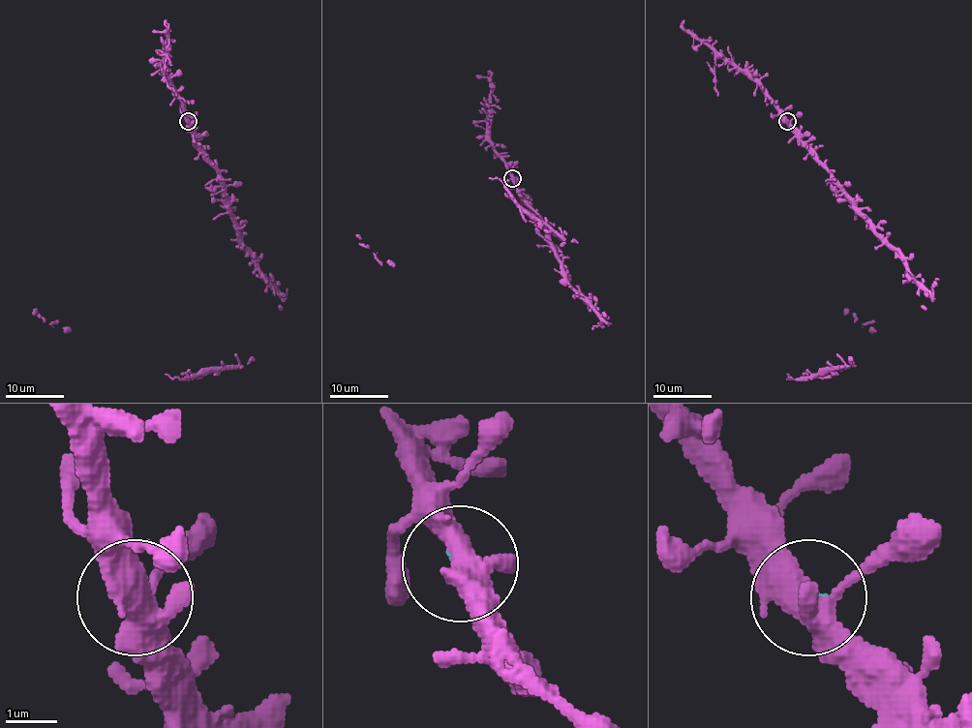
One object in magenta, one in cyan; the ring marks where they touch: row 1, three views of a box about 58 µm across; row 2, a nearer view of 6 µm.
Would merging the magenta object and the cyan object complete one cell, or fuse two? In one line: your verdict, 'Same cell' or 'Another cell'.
Another cell

